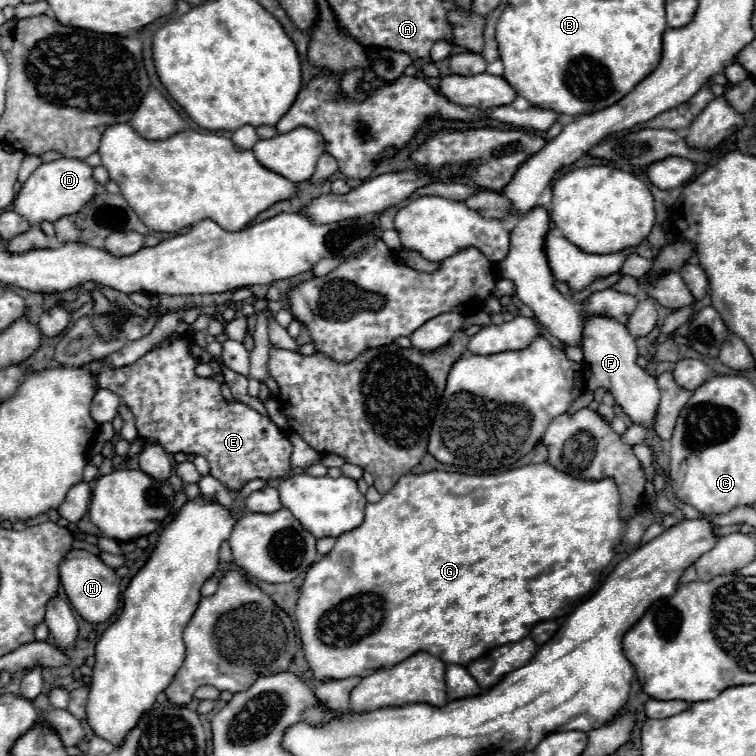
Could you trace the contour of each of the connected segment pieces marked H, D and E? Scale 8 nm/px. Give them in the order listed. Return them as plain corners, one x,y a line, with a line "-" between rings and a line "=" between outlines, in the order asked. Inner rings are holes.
70,550
66,558
60,562
58,572
60,572
60,582
70,598
70,604
84,620
100,624
100,622
106,622
116,612
118,596
120,596
118,580
114,570
108,568
98,556
86,550
=
60,158
48,164
40,164
30,178
22,184
20,192
12,202
12,210
20,214
30,226
38,226
42,222
56,222
62,216
76,214
92,196
96,182
92,178
92,168
84,160
76,158
=
178,336
168,346
158,346
134,364
110,370
100,362
90,368
98,372
98,386
118,394
136,418
138,434
148,442
158,442
166,452
202,454
212,470
228,490
240,490
248,480
284,478
292,466
292,442
268,418
242,402
226,402
220,394
220,384
212,378
194,374
196,360
190,354
190,344

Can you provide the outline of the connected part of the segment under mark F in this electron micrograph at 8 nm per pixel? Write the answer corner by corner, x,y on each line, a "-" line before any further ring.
608,316
588,318
584,320
584,328
586,328
586,340
582,344
582,352
584,352
584,360
590,364
588,390
596,390
596,388
608,390
614,396
616,404
634,424
640,424
646,430
654,430
656,410
660,402
660,388
656,378
636,364
638,358
636,340
630,336
624,324
618,324

